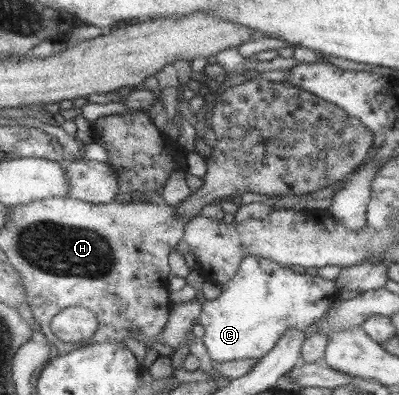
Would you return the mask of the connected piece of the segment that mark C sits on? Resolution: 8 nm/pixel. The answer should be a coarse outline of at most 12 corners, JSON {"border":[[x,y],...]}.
{"border":[[243,256],[201,303],[213,363],[258,360],[338,299],[331,280]]}

